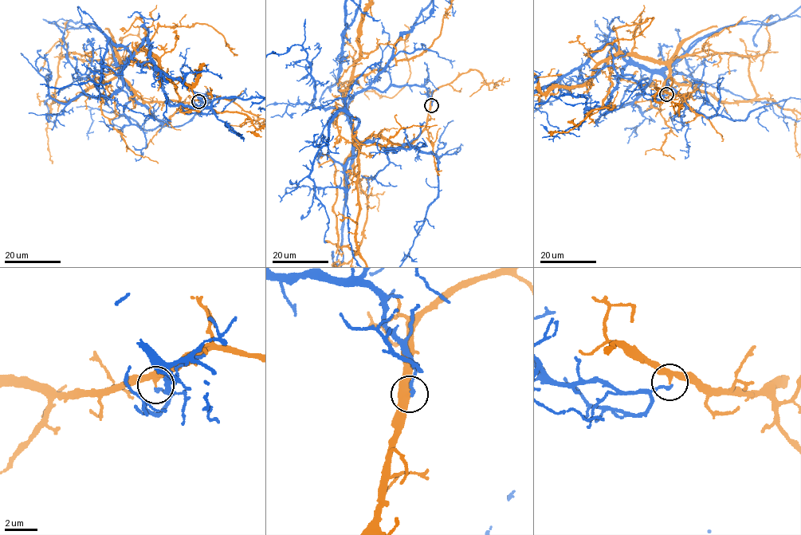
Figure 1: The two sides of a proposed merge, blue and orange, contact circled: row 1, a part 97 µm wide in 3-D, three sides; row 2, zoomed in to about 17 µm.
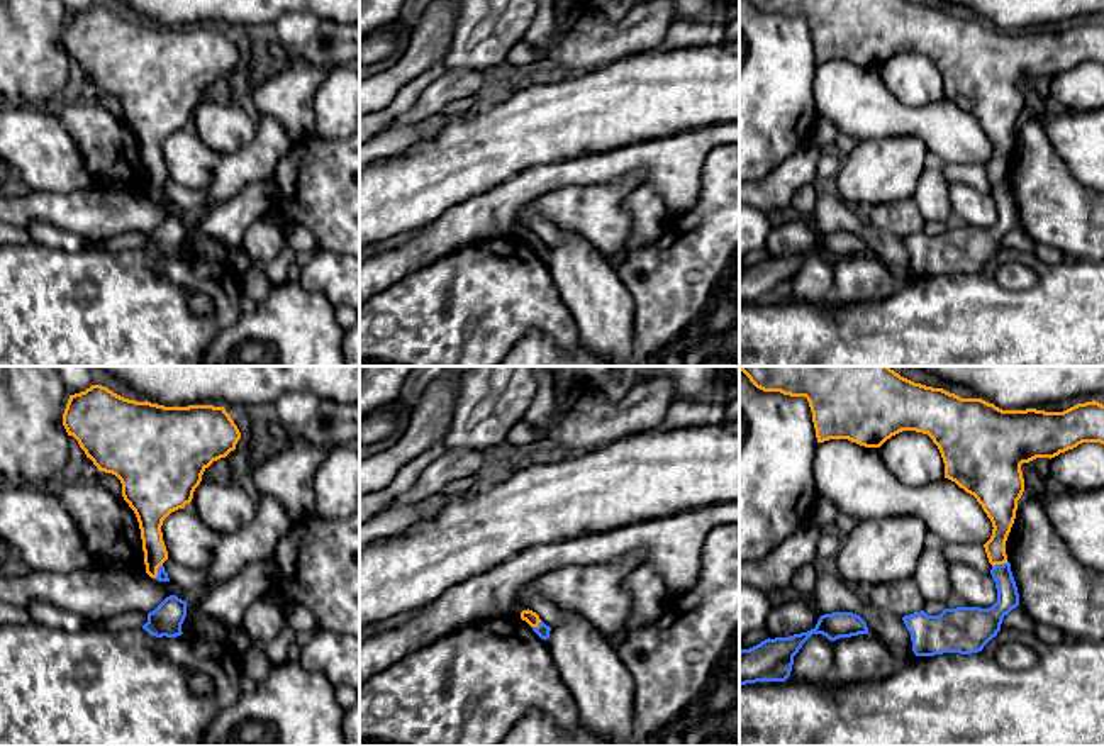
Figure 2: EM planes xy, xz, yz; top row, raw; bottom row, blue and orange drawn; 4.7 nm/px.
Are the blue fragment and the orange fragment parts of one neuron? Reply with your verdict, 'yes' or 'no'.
no

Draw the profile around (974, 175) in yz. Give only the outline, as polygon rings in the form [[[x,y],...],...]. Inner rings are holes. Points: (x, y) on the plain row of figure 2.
[[[946,164],[945,176],[946,178],[955,176],[956,180],[960,180],[984,193],[990,193],[990,190],[992,190],[992,185],[989,183],[985,168],[980,164],[962,164],[956,168],[951,168]]]

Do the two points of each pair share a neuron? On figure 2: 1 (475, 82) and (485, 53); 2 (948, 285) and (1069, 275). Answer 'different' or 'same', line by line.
1: different
2: same

